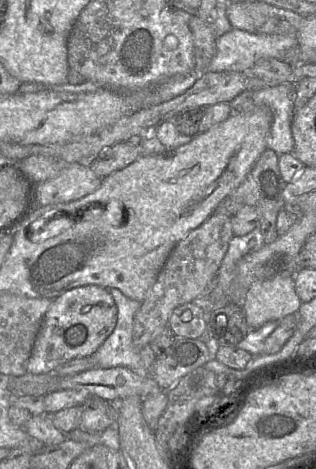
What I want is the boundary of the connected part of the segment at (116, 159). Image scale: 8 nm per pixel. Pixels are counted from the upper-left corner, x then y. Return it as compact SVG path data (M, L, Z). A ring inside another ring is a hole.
M141 139L118 142L90 161L90 169L101 179L121 170L142 156Z

